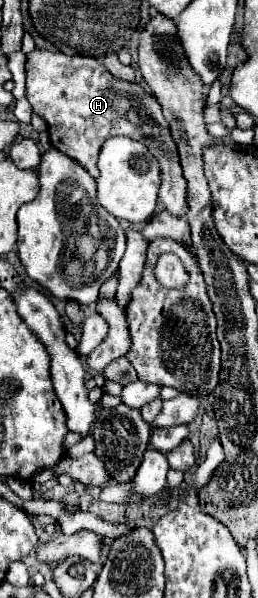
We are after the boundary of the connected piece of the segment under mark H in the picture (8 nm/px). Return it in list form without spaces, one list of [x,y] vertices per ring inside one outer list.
[[[36,49],[26,61],[26,99],[32,111],[48,125],[52,147],[78,161],[94,179],[98,177],[98,149],[114,135],[124,135],[140,141],[160,163],[160,191],[158,201],[174,217],[184,217],[188,211],[188,185],[182,175],[176,143],[170,127],[162,117],[158,101],[138,83],[116,79],[106,71],[100,59],[68,57],[64,53],[50,53]]]

